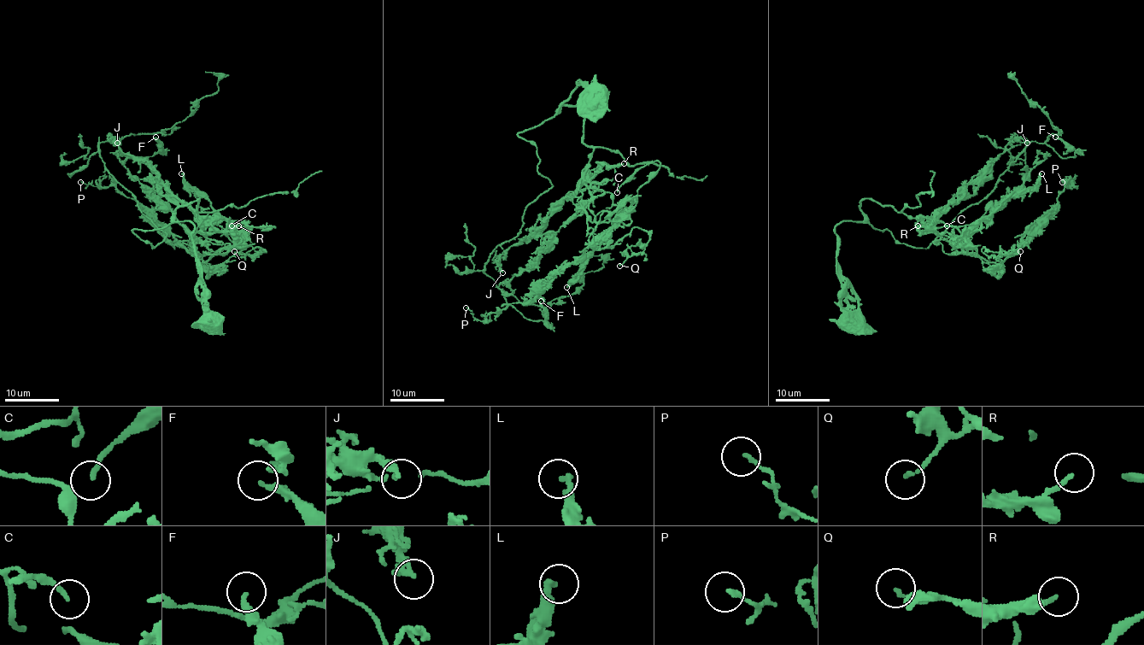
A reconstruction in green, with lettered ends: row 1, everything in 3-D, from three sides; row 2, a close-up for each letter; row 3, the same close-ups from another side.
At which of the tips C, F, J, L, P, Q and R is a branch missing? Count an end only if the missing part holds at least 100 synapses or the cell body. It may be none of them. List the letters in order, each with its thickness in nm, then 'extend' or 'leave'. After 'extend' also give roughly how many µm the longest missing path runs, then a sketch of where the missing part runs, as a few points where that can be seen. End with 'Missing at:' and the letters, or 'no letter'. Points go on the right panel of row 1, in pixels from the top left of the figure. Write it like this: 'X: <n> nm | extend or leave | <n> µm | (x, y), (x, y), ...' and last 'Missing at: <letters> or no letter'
C: 120 nm | leave
F: 180 nm | leave
J: 260 nm | leave
L: 280 nm | leave
P: 130 nm | leave
Q: 140 nm | leave
R: 160 nm | leave
Missing at: no letter

